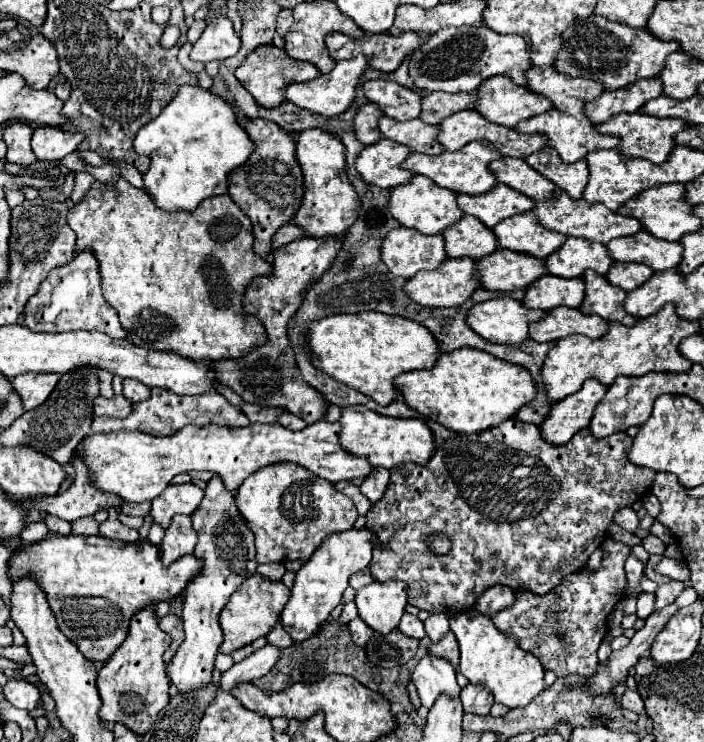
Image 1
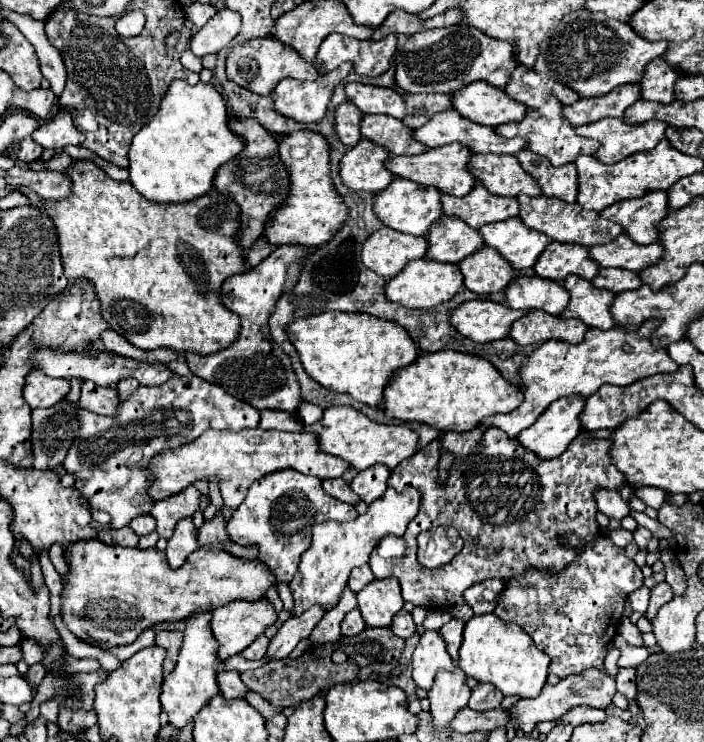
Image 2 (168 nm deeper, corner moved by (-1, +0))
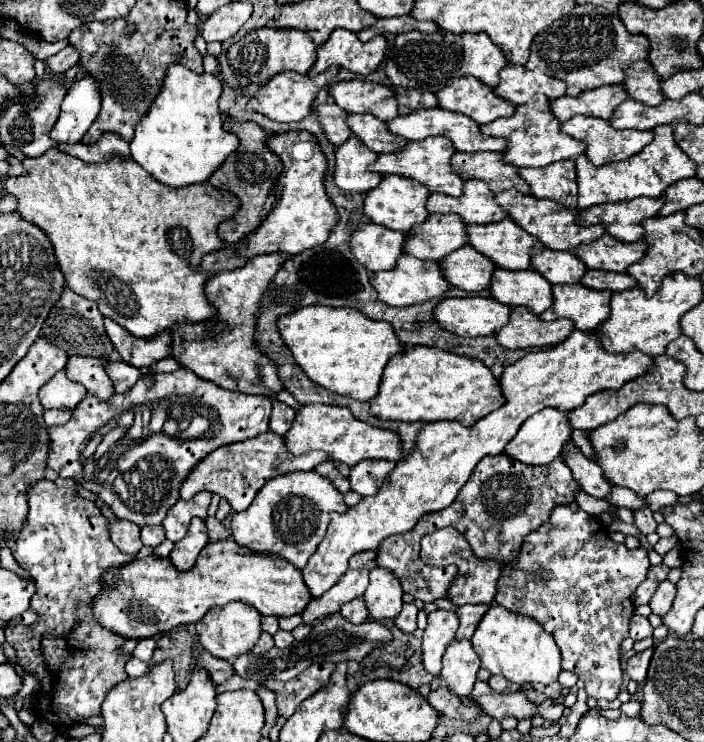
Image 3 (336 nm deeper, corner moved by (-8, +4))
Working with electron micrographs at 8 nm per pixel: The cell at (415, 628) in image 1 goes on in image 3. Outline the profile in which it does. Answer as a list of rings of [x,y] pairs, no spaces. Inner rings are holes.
[[[403,604],[403,610],[399,612],[399,616],[395,618],[395,624],[401,632],[411,634],[417,630],[417,606],[415,604]]]

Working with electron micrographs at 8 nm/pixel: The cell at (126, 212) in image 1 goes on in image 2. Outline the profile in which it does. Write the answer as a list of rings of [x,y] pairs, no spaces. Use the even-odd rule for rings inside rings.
[[[78,160],[70,170],[68,176],[72,178],[72,194],[66,200],[58,202],[46,202],[44,208],[52,216],[56,228],[58,228],[58,238],[60,238],[60,254],[62,254],[62,264],[68,276],[68,282],[74,282],[78,278],[88,278],[96,286],[98,298],[102,302],[102,316],[110,324],[112,330],[116,330],[120,336],[124,336],[132,346],[142,348],[142,350],[156,350],[156,348],[172,348],[176,352],[194,352],[194,354],[214,354],[218,350],[228,348],[238,336],[240,336],[240,318],[230,312],[222,302],[220,302],[220,292],[222,284],[228,276],[246,272],[246,260],[242,256],[242,248],[238,244],[238,232],[240,232],[240,208],[234,200],[222,196],[220,192],[212,190],[208,196],[200,196],[198,200],[192,200],[190,204],[150,204],[142,200],[142,194],[130,184],[130,182],[116,182],[112,180],[100,166],[88,160]]]

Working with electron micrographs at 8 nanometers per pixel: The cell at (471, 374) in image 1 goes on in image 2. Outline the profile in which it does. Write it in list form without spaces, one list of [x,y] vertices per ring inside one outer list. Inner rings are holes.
[[[442,350],[420,356],[416,362],[412,362],[406,368],[400,368],[394,372],[390,384],[384,388],[384,408],[390,418],[406,420],[406,422],[424,422],[440,432],[456,430],[474,430],[484,422],[484,418],[494,414],[506,414],[522,404],[522,388],[508,382],[486,358],[474,356],[474,354],[462,354],[454,350]]]

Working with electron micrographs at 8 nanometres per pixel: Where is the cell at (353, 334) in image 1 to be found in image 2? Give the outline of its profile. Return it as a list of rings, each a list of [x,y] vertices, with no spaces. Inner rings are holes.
[[[324,312],[294,320],[288,326],[290,342],[296,346],[306,374],[334,392],[346,392],[368,406],[380,406],[384,386],[398,368],[418,358],[418,348],[408,332],[390,320],[368,314]]]

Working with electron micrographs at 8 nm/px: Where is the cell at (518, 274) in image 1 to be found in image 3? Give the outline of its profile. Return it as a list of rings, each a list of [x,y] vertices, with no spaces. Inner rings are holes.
[[[463,246],[451,252],[439,264],[441,264],[445,280],[449,280],[451,286],[461,288],[465,292],[485,290],[495,270],[489,264],[489,260],[485,260],[485,256],[477,254],[475,248],[469,248],[469,246]]]

